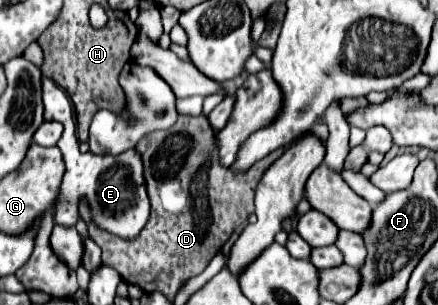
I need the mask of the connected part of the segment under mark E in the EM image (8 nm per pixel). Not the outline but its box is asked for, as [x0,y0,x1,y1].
[43,77,149,239]

